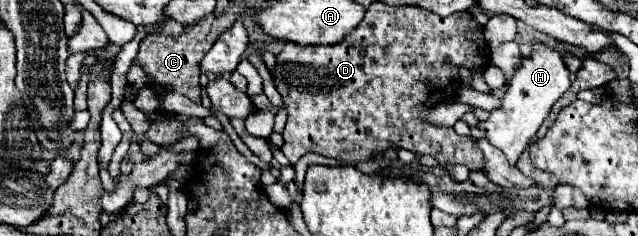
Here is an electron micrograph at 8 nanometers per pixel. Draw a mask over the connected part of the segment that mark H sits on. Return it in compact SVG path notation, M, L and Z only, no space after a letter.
M528 39L528 45L530 55L520 57L520 67L504 83L504 95L500 97L502 105L490 111L490 117L486 121L478 123L478 129L486 133L486 139L498 147L514 165L522 151L528 147L528 141L536 135L542 121L548 117L552 105L564 91L570 89L570 71L564 63L564 57L554 47L548 47L538 39Z

